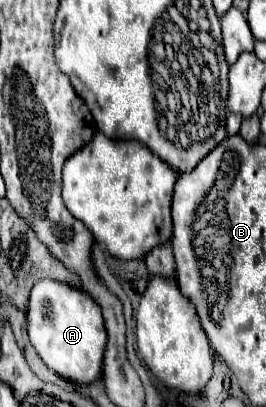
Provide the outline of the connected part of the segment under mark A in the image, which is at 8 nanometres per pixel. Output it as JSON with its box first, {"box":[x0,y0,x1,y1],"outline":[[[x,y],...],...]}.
{"box":[26,280,106,384],"outline":[[[42,280],[30,290],[26,320],[30,342],[50,370],[76,384],[90,384],[102,376],[106,328],[102,310],[90,294],[58,280]]]}

